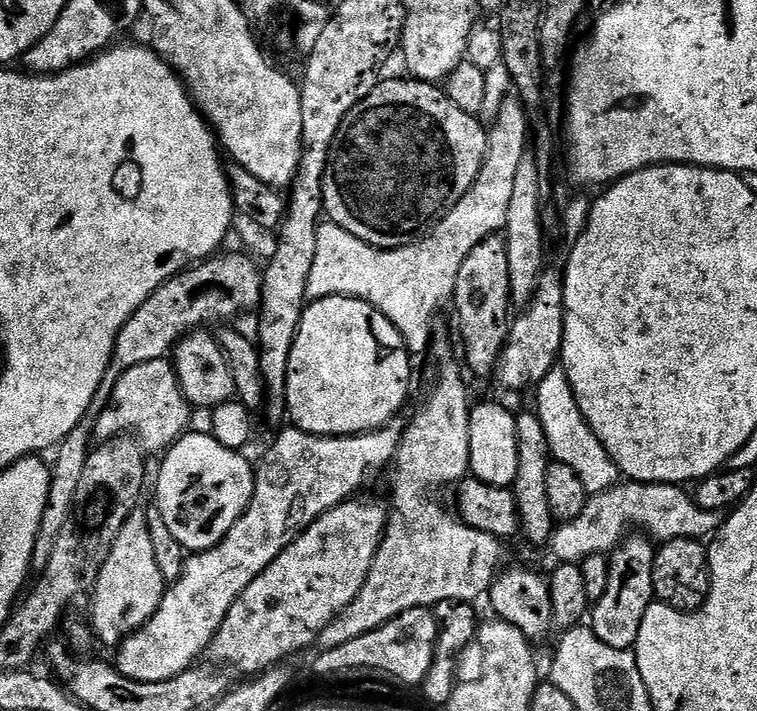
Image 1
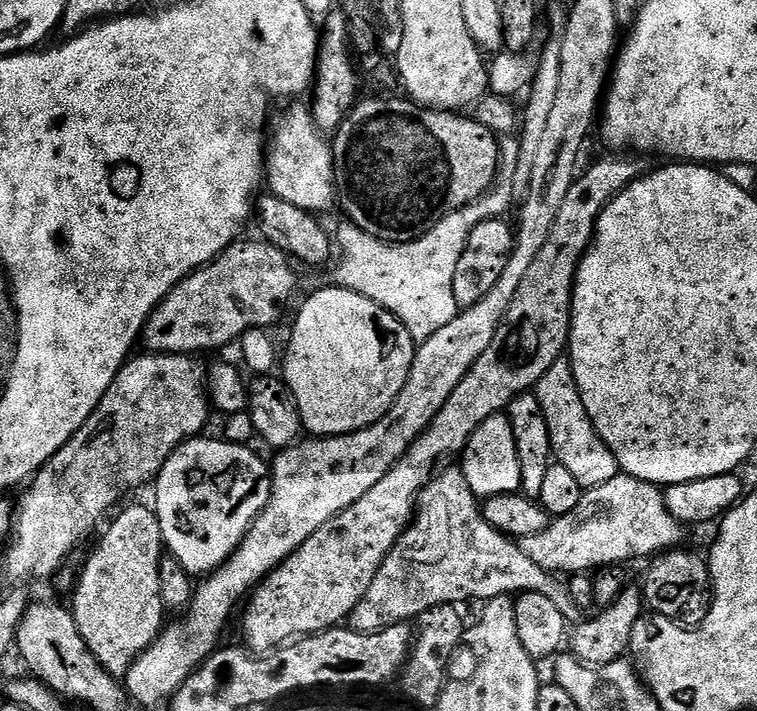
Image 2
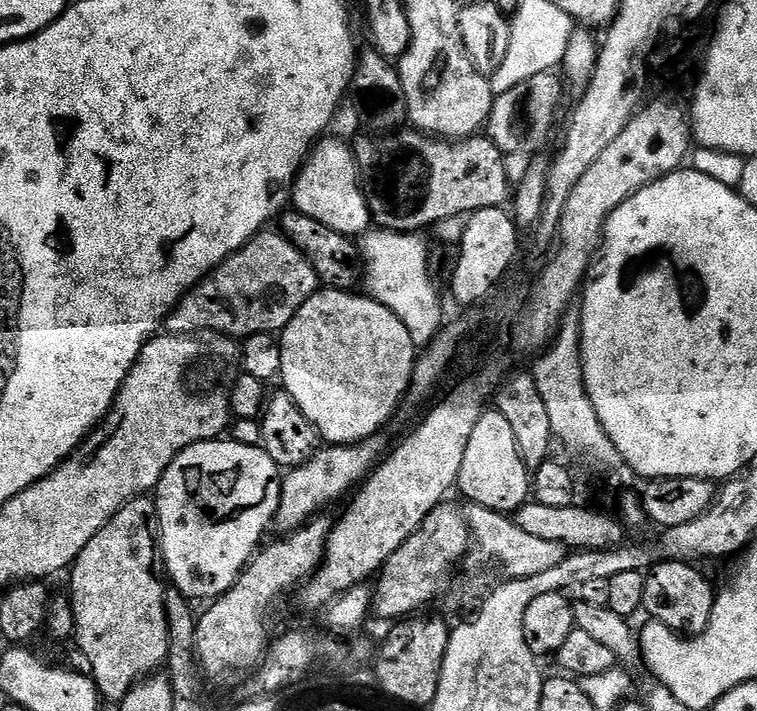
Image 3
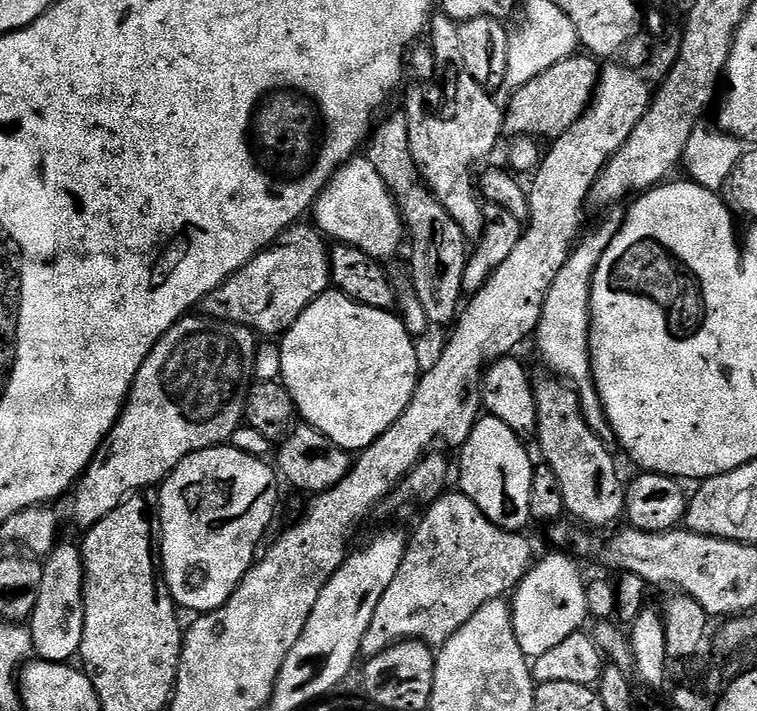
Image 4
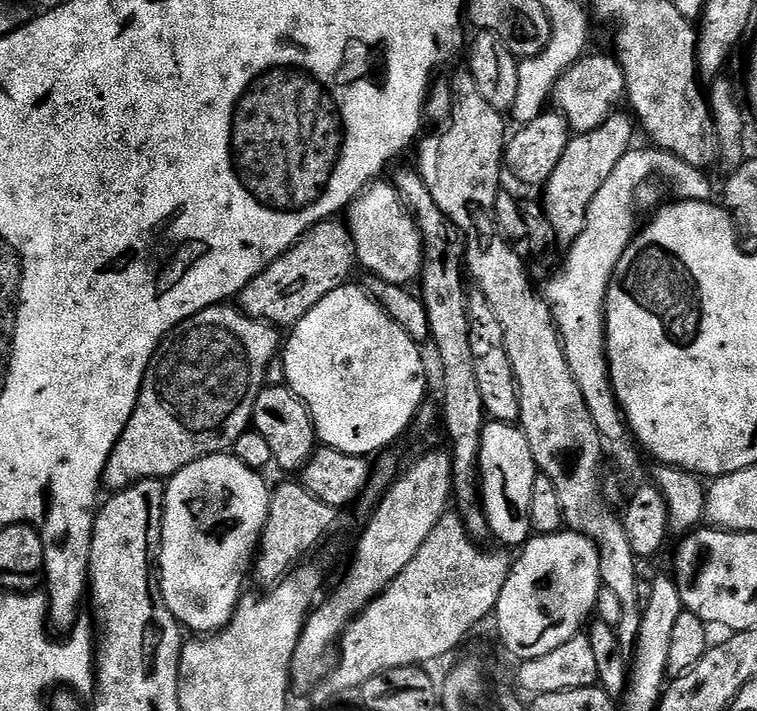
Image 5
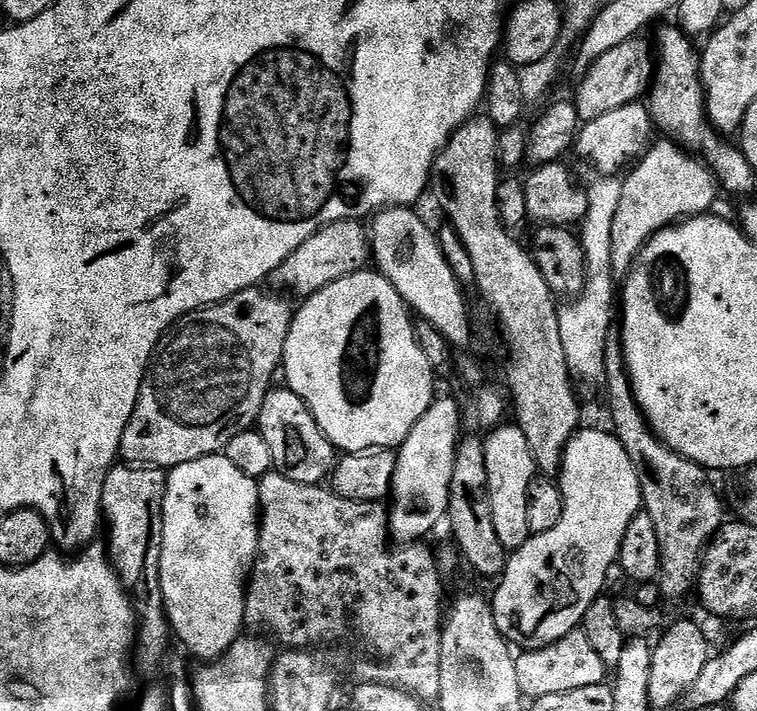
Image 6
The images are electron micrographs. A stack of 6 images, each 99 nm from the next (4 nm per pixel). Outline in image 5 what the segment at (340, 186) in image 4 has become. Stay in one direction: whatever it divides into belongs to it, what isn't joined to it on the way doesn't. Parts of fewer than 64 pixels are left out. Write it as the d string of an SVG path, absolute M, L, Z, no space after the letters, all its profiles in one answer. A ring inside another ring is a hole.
M373 182L348 205L346 209L346 223L352 233L352 241L356 244L356 254L361 265L365 264L373 276L381 276L386 282L394 282L405 286L411 285L419 277L424 266L424 243L416 220L408 212L408 208L400 201L395 188L388 182Z

